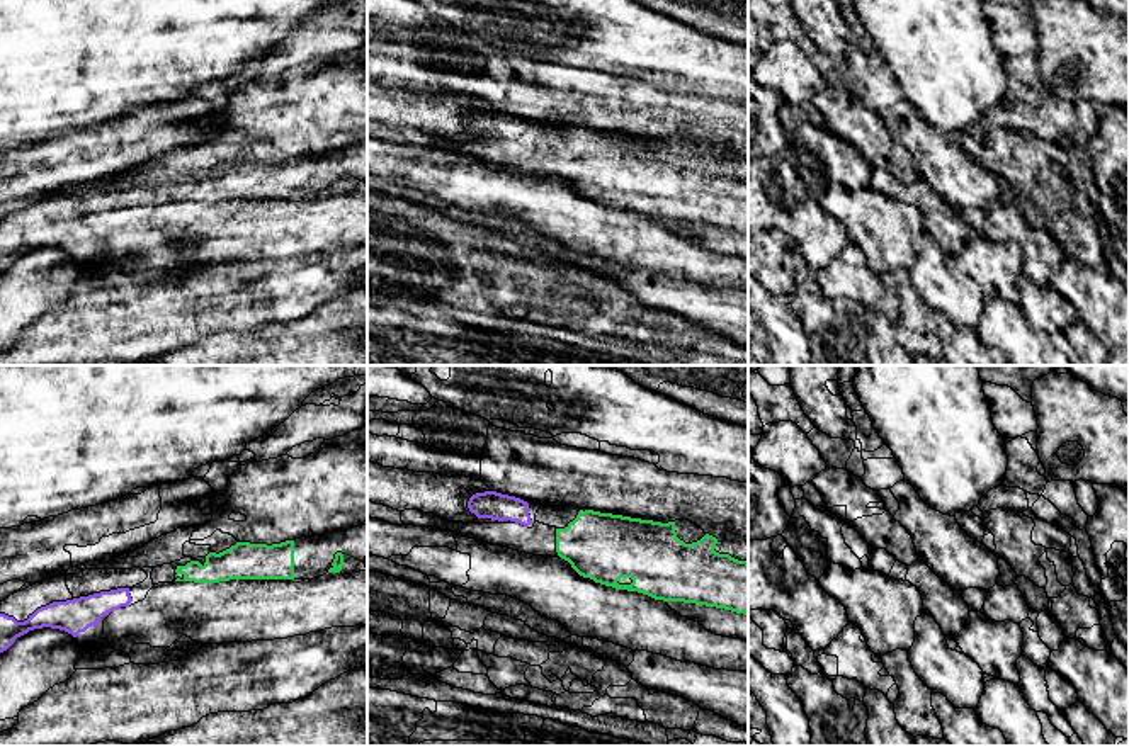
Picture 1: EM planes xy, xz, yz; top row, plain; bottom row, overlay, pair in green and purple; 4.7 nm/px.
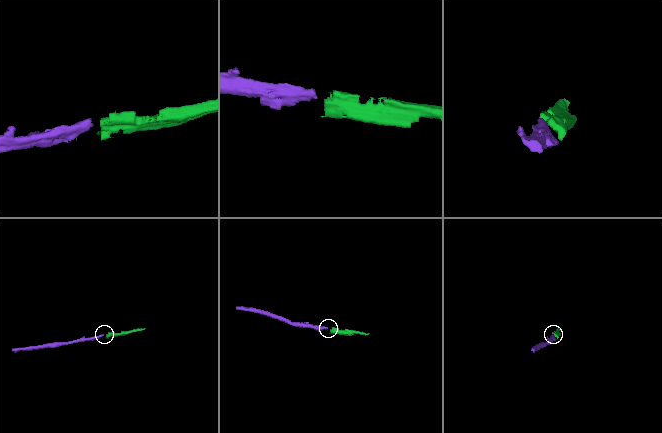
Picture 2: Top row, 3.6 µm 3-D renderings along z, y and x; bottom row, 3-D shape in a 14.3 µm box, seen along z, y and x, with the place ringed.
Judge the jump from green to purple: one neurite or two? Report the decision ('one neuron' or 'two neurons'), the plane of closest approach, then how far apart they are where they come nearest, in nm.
one neuron; view xz; gap 130 nm

